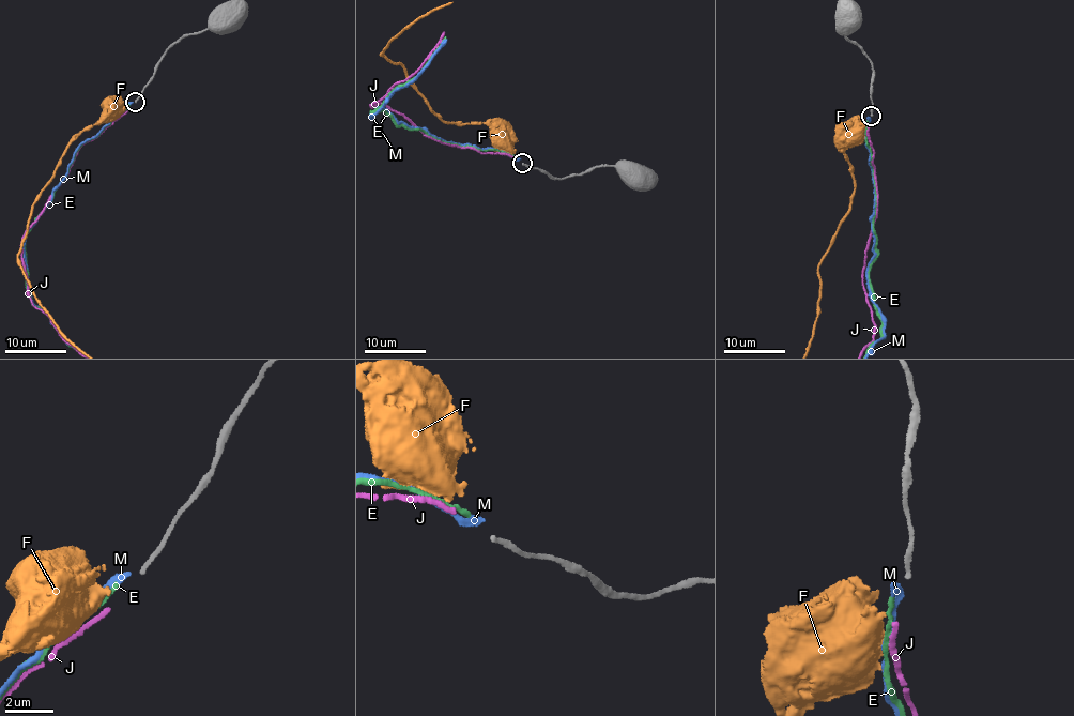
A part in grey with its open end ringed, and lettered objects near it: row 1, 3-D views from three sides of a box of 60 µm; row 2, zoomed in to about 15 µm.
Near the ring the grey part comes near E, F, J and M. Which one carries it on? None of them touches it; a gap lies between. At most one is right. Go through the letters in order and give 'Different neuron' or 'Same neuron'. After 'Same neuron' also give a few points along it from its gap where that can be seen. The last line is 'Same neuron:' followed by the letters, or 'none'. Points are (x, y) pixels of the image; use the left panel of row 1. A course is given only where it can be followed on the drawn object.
E: Same neuron
F: Different neuron
J: Different neuron
M: Different neuron
Same neuron: E

